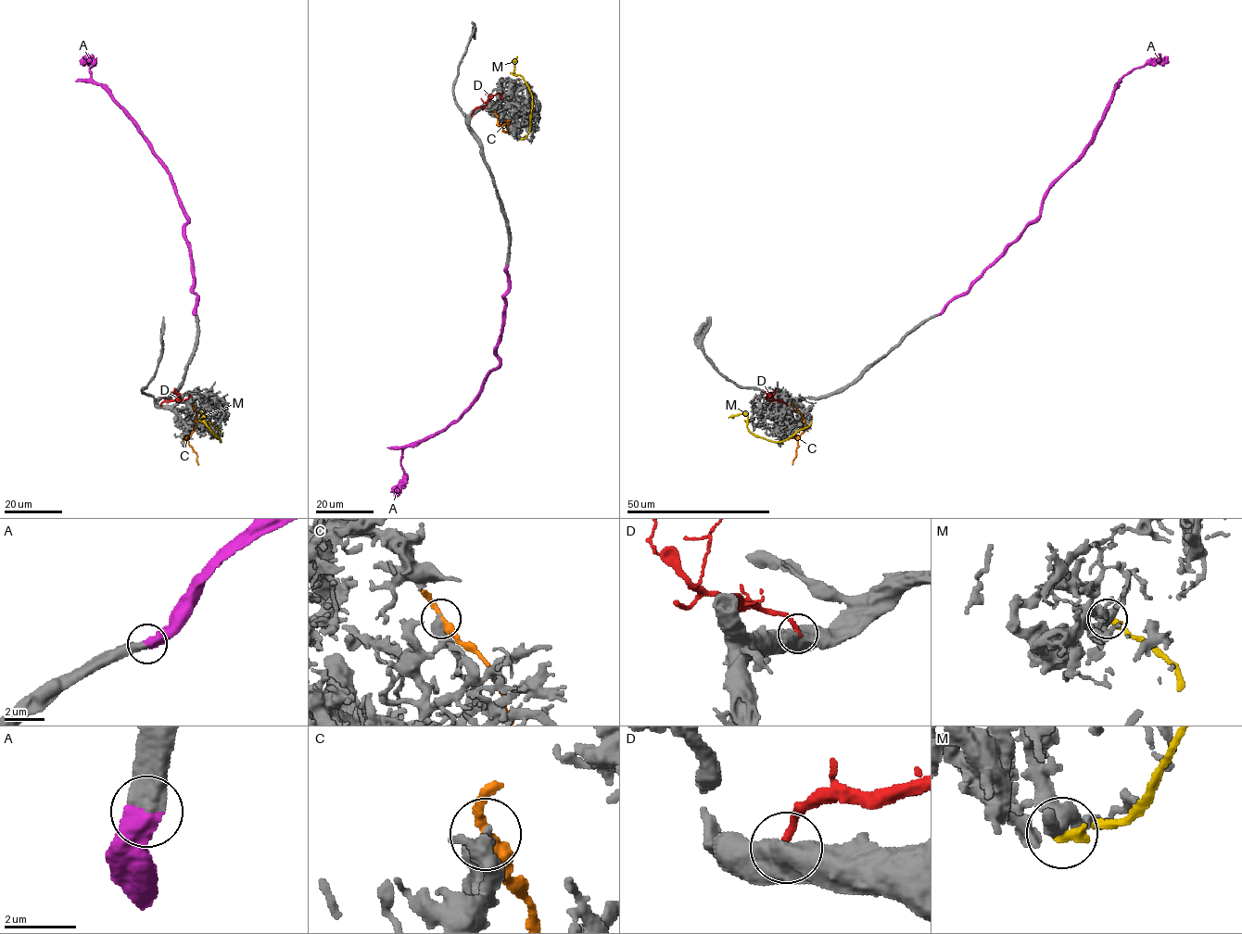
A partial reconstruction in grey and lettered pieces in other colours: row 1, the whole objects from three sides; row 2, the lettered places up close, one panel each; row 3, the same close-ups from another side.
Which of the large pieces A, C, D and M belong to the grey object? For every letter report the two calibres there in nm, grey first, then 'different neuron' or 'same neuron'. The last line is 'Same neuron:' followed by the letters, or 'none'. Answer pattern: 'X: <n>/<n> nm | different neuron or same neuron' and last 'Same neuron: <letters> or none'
A: 500/650 nm | same neuron
C: 480/280 nm | different neuron
D: 800/220 nm | different neuron
M: 380/320 nm | different neuron
Same neuron: A

